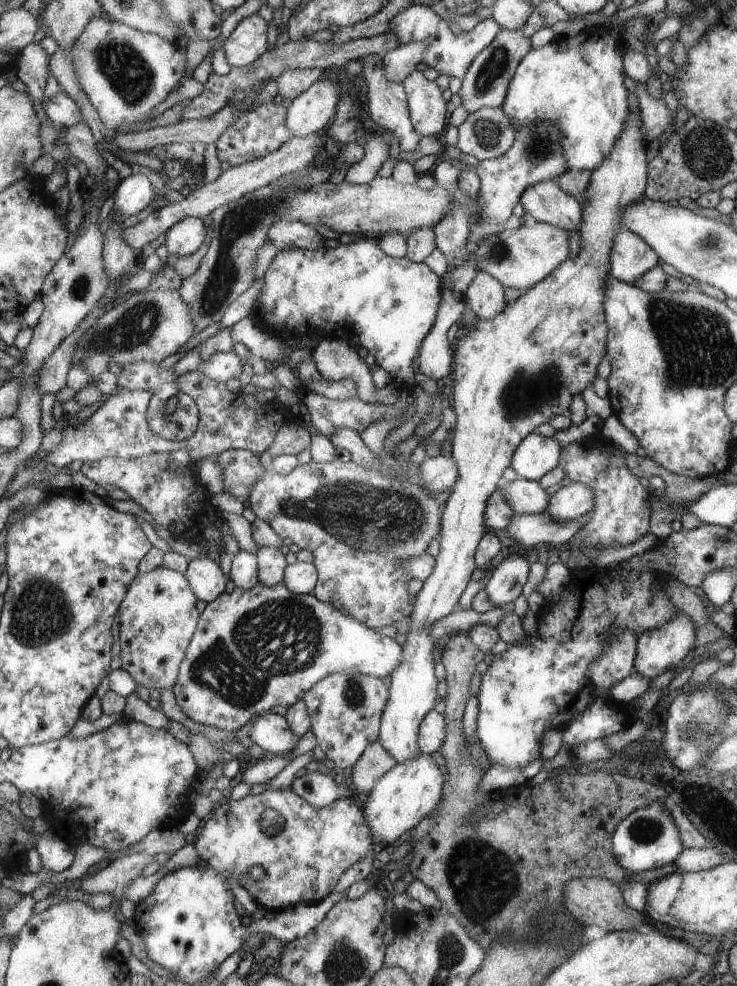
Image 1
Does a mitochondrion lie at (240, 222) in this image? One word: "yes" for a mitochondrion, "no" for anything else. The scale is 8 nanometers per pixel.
yes

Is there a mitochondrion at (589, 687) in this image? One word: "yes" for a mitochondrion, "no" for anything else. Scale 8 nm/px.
no

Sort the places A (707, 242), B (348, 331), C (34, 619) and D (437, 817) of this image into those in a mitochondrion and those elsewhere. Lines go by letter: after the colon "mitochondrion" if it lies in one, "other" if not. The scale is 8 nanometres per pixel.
A: mitochondrion
B: other
C: mitochondrion
D: other

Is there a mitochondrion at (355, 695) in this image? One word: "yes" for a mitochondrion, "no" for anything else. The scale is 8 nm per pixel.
yes

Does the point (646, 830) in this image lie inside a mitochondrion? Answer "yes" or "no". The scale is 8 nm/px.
yes

